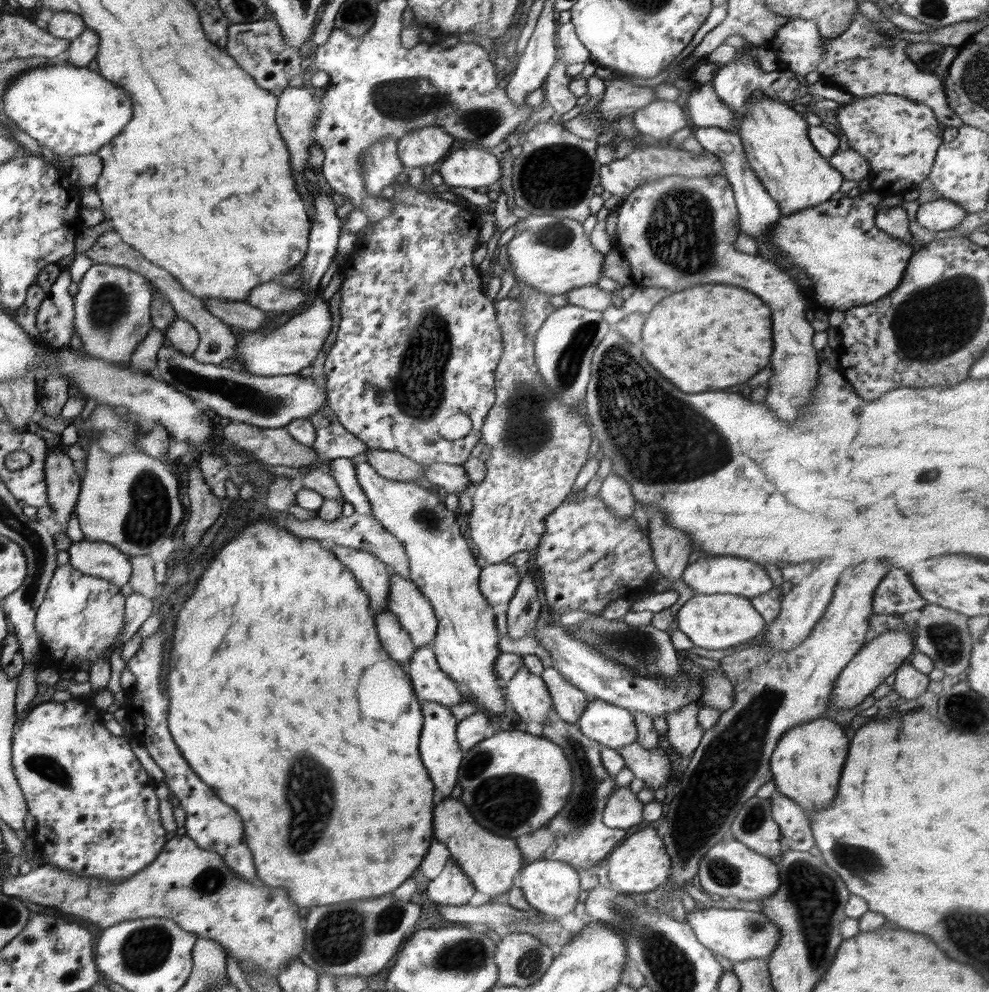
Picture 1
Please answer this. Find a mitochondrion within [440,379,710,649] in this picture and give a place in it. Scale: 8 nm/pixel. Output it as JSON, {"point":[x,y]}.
{"point":[582,522]}

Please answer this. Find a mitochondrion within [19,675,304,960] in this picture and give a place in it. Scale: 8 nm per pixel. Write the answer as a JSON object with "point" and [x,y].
{"point":[46,766]}

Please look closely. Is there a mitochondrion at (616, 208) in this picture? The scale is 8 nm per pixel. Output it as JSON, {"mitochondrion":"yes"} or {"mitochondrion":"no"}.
{"mitochondrion":"no"}

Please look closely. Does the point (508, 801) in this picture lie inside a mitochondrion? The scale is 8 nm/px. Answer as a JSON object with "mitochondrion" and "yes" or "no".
{"mitochondrion":"yes"}

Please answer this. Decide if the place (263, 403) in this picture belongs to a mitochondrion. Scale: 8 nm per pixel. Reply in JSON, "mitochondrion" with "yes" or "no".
{"mitochondrion":"yes"}

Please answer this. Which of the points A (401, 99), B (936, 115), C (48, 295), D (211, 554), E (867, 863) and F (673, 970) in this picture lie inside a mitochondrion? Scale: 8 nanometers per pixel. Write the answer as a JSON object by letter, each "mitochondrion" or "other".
{"A":"mitochondrion","B":"other","C":"other","D":"other","E":"mitochondrion","F":"mitochondrion"}

